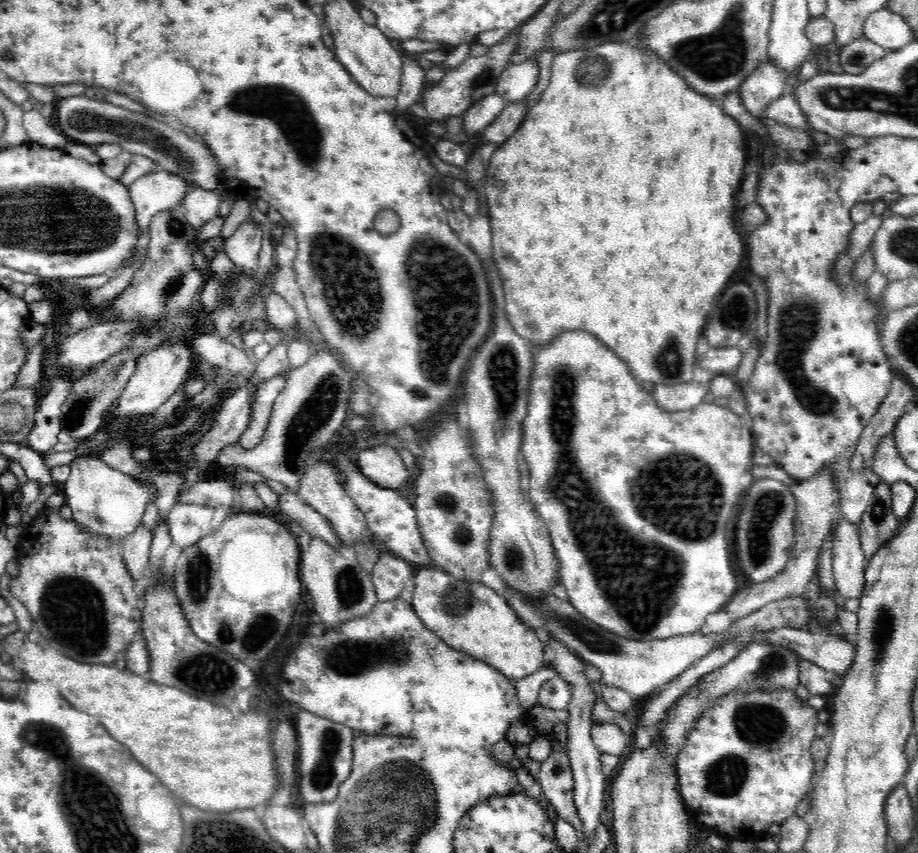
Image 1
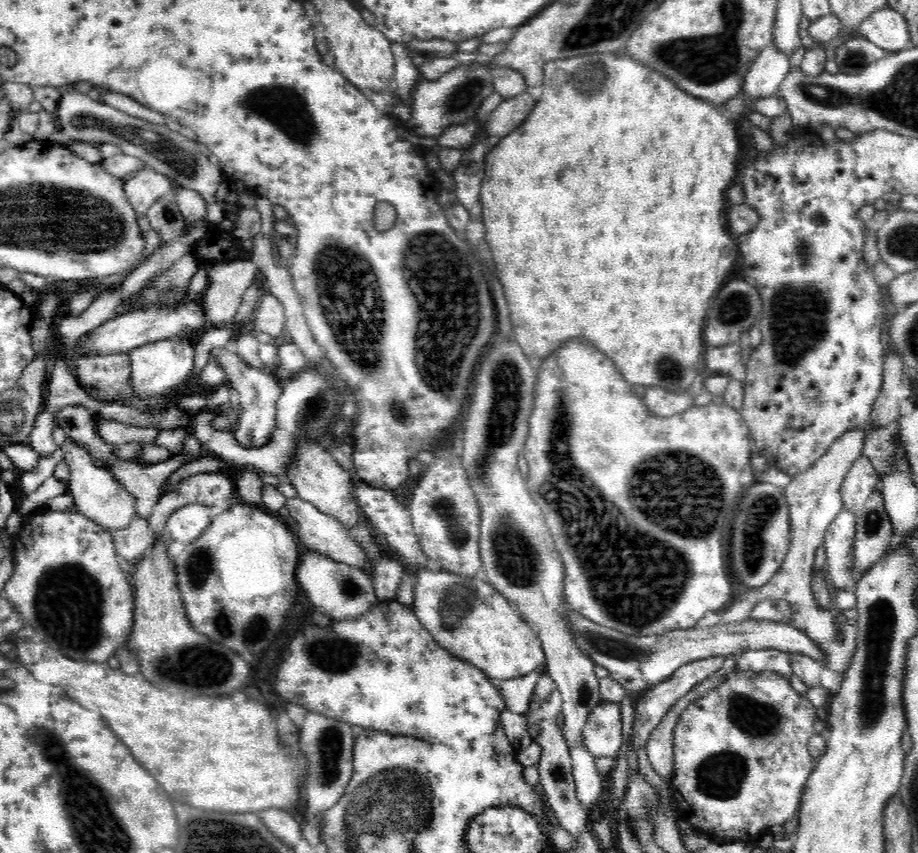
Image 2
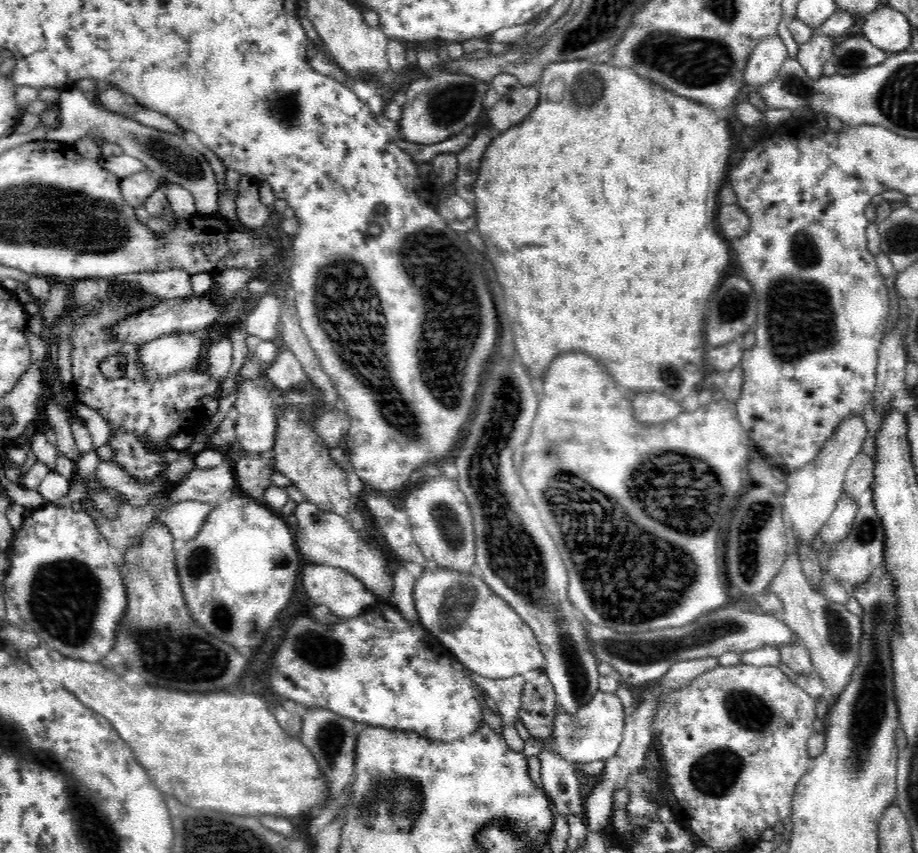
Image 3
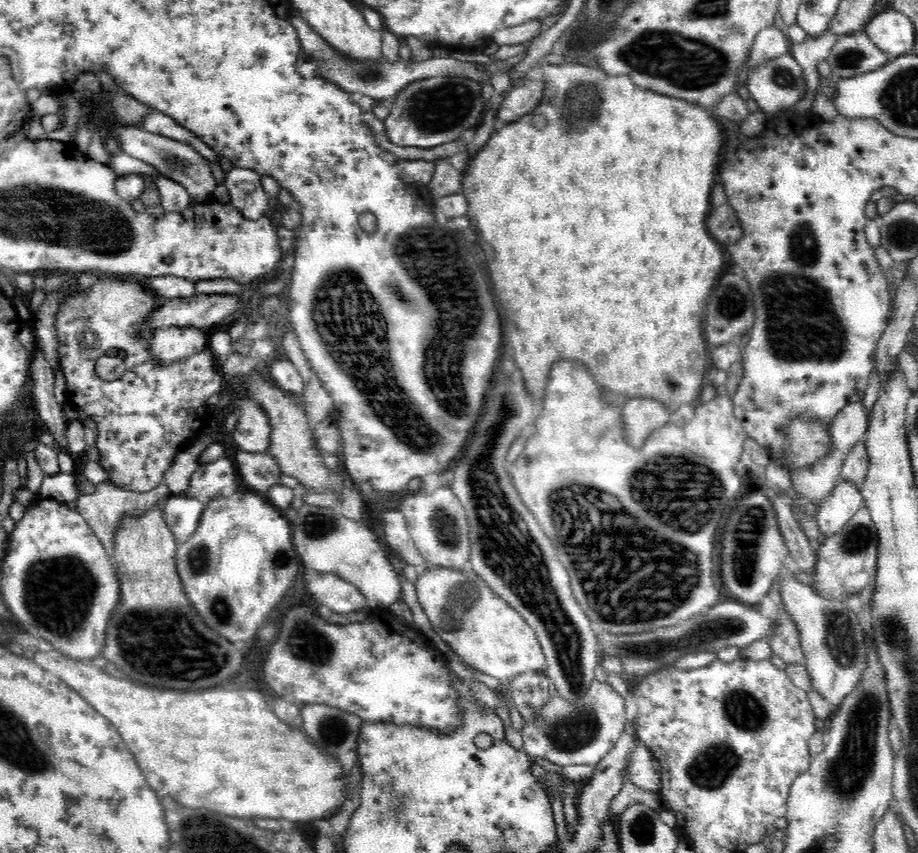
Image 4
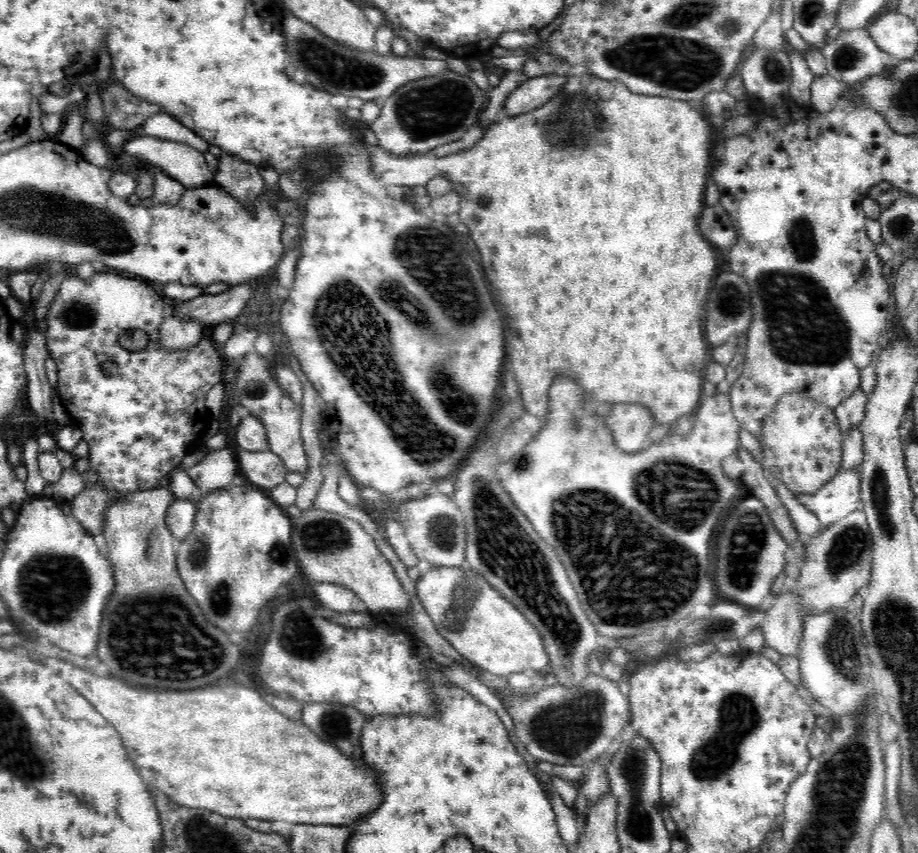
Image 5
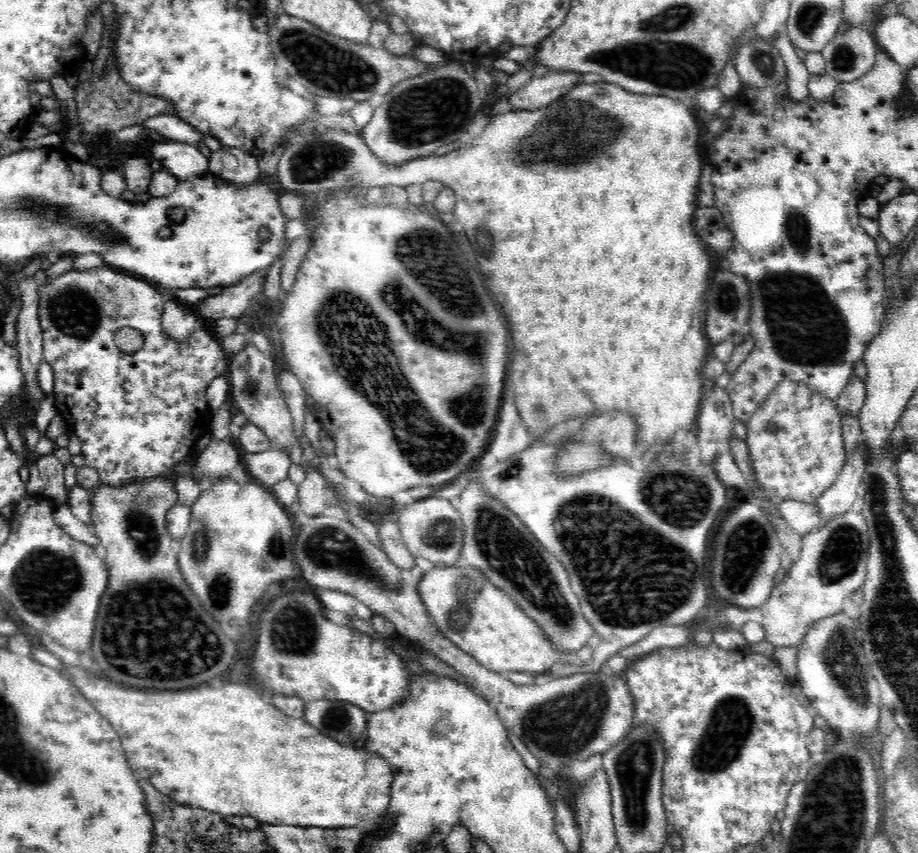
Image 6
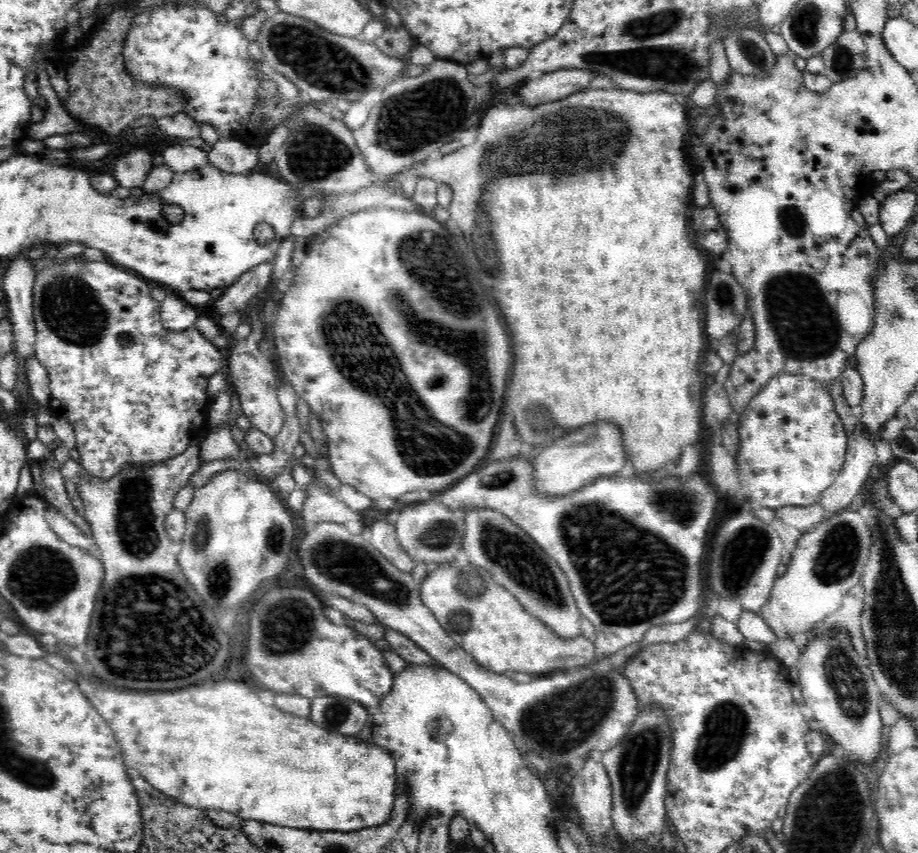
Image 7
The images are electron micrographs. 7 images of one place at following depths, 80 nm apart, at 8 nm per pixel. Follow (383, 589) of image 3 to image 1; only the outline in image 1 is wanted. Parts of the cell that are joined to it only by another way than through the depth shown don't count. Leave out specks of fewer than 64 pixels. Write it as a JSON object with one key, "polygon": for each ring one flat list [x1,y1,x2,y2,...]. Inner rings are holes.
{"polygon":[[287,492,279,496,275,512,284,512,291,516,291,520,296,521,302,527,303,538,316,536,330,543,339,552,341,548,346,547,346,544,342,543,340,537,334,533,332,525,319,512,304,502,299,495]]}

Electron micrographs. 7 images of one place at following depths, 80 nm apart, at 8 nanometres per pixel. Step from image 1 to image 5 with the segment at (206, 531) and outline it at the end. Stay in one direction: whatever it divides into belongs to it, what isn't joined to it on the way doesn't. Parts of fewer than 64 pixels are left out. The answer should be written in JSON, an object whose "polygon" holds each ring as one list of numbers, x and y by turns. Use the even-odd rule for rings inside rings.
{"polygon":[[174,499,168,507,165,523,176,540,184,541,194,529,196,506,190,500]]}

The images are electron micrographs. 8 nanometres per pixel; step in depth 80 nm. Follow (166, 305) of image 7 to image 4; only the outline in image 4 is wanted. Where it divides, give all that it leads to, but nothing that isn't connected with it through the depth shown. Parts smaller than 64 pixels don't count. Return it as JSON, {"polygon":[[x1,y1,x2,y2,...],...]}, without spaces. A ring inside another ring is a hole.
{"polygon":[[168,326,153,332,148,350,159,364,174,364,204,350,209,332,193,326]]}

